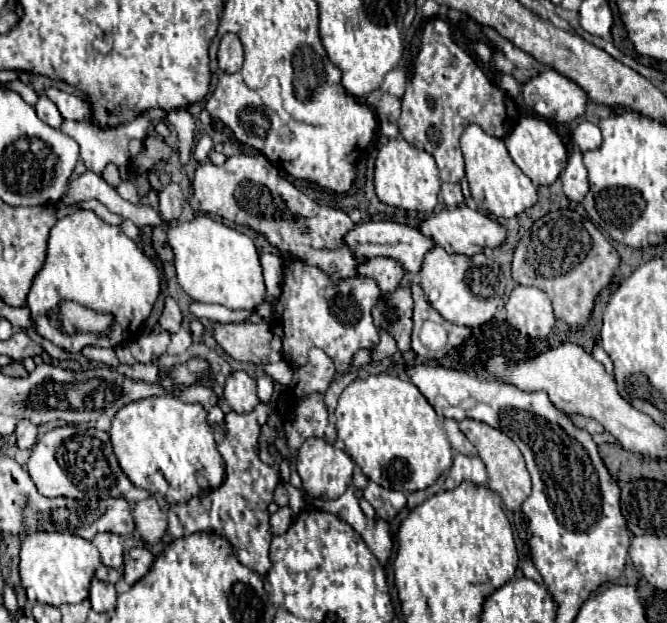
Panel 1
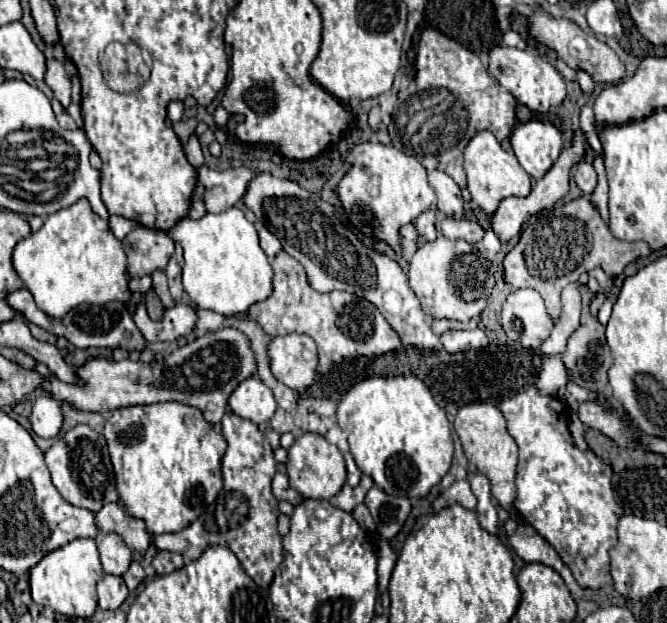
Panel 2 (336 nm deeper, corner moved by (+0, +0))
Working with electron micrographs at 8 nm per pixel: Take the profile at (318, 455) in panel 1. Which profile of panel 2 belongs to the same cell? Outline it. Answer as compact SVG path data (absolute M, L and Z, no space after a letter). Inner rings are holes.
M304 433L300 435L294 445L288 449L288 463L286 463L290 485L308 499L330 499L334 497L346 483L346 465L344 457L336 445L328 443L322 435Z

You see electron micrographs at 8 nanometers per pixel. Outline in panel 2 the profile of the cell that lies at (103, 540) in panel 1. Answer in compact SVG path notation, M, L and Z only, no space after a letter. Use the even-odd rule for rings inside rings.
M108 533L100 537L98 541L98 551L100 551L100 561L106 573L110 575L124 575L130 561L132 561L132 551L126 547L120 535Z

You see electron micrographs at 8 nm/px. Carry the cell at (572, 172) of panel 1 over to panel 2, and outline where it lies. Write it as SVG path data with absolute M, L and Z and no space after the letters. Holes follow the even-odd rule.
M580 161L574 173L576 185L584 191L584 193L592 193L596 189L596 171L592 167L592 163L588 161Z

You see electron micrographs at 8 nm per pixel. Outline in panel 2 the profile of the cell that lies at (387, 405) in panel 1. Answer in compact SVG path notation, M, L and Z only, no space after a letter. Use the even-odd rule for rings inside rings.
M416 375L406 377L370 377L358 381L338 405L338 425L348 433L350 453L362 473L370 475L374 483L386 493L398 497L426 497L428 491L448 473L454 453L454 439L446 413L434 401L430 389Z

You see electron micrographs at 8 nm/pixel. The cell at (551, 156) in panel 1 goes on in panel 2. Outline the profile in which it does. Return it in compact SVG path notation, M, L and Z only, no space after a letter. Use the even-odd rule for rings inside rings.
M536 119L516 127L510 141L520 165L534 179L544 177L562 151L560 131L552 123Z

